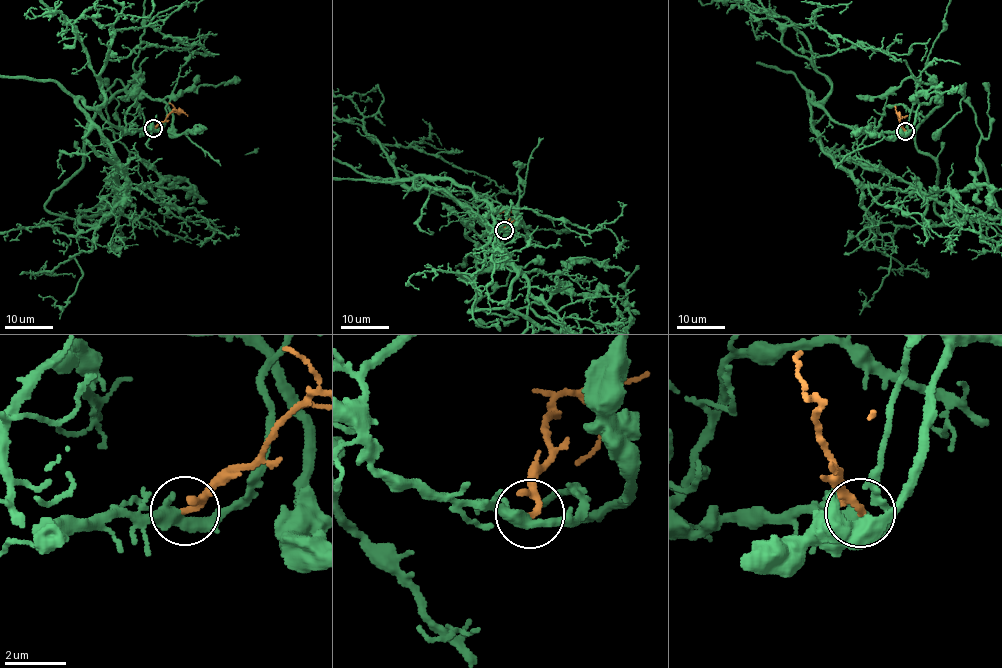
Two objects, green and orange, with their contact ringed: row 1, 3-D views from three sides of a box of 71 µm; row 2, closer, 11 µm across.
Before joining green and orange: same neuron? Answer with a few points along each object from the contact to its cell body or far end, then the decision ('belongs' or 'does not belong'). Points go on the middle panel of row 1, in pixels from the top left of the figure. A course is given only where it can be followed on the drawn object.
green via (503, 230), (449, 214), (485, 225), (526, 280), (531, 326) | orange via (504, 230), (509, 211), (516, 216), (511, 222) | belongs

